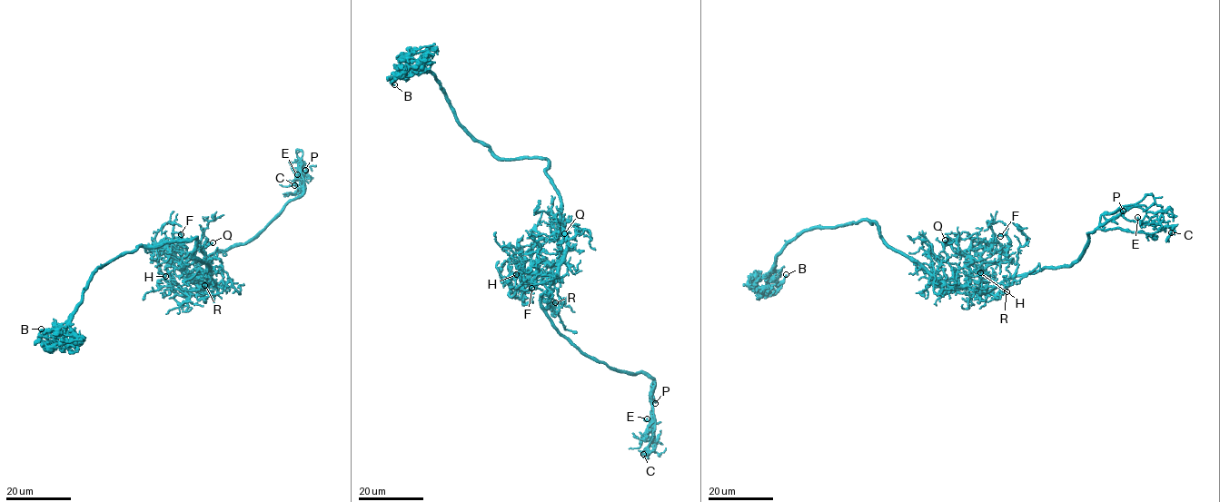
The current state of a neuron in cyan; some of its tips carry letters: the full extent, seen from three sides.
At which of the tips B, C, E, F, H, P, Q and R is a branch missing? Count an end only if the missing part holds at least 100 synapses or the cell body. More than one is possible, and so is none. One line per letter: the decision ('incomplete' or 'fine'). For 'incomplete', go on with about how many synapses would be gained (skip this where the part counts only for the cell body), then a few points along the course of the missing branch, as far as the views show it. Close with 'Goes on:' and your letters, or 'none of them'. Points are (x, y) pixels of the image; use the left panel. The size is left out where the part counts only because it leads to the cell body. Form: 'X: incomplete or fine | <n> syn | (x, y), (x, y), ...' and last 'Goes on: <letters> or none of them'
B: fine
C: fine
E: fine
F: fine
H: fine
P: incomplete | (305, 170), (300, 133), (307, 102), (322, 64), (323, 44), (316, 17)
Q: fine
R: fine
Goes on: P

